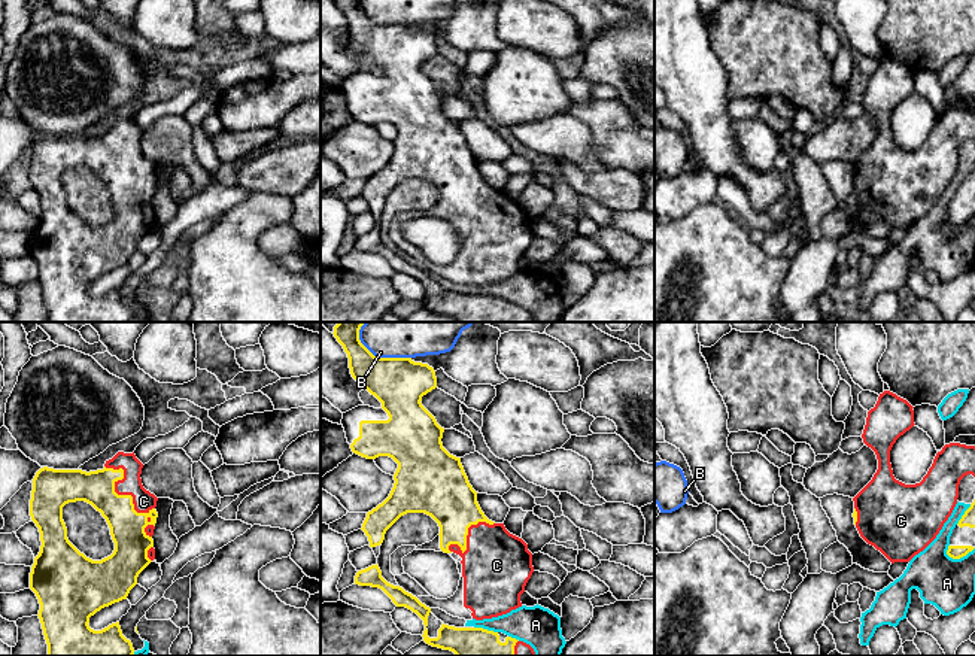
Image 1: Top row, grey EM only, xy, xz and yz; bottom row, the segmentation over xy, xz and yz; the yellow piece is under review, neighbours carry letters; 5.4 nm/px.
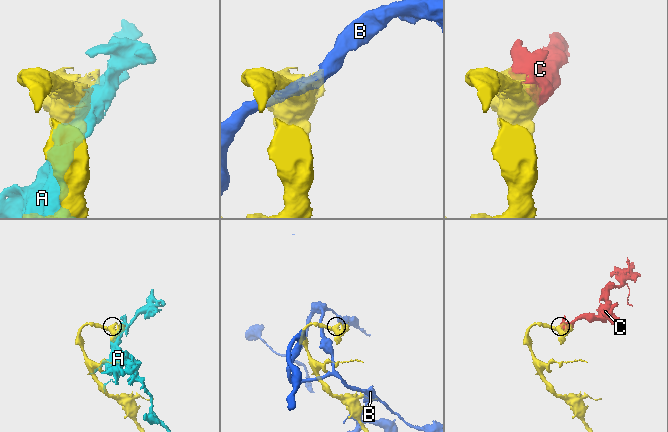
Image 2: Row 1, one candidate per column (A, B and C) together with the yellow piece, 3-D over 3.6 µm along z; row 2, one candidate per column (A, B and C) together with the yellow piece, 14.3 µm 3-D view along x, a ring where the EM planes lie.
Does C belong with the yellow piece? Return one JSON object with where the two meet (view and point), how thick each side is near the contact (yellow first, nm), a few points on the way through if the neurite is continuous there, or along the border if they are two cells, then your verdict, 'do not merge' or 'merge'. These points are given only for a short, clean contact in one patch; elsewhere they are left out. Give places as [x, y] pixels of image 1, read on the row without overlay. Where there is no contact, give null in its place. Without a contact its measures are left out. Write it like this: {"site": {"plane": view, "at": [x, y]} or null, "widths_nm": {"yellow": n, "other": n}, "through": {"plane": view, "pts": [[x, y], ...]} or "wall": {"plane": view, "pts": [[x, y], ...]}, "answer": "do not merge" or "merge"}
{"site": {"plane": "xy", "at": [120, 161]}, "widths_nm": {"yellow": 190, "other": 120}, "answer": "merge"}

